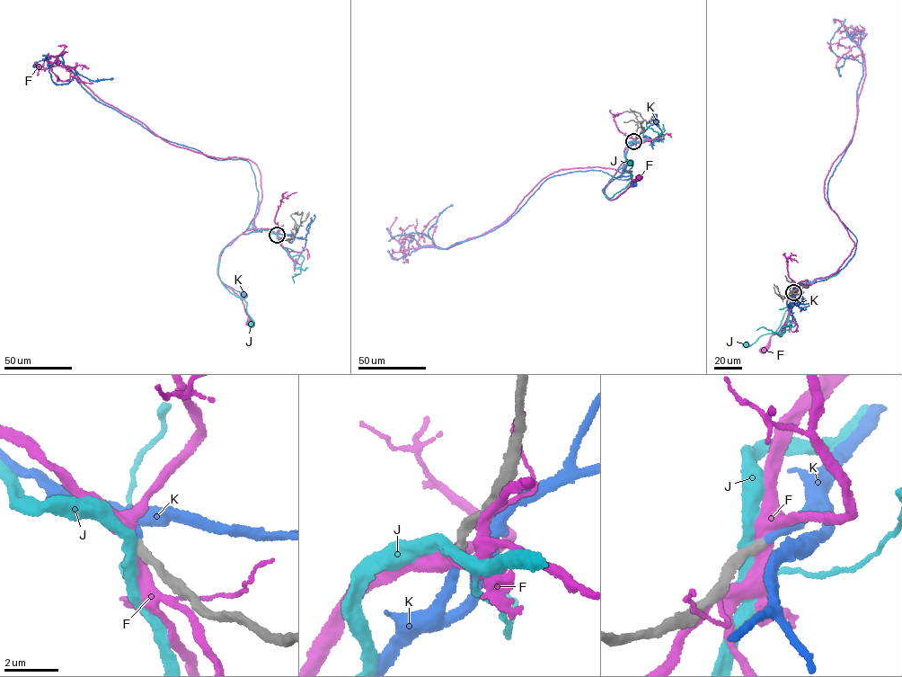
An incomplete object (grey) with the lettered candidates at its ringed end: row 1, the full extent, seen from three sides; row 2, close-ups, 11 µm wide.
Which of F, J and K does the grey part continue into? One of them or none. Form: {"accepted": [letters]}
{"accepted": ["K"]}

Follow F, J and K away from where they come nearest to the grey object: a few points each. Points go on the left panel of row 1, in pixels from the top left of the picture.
F: (277, 235), (267, 228), (247, 230), (220, 252), (218, 276), (242, 299), (249, 323)
J: (277, 236), (268, 230), (252, 228), (220, 253), (218, 273), (221, 282), (247, 304), (252, 325)
K: (277, 235), (270, 230), (252, 231), (238, 236), (224, 250), (218, 265), (219, 279), (243, 294)

